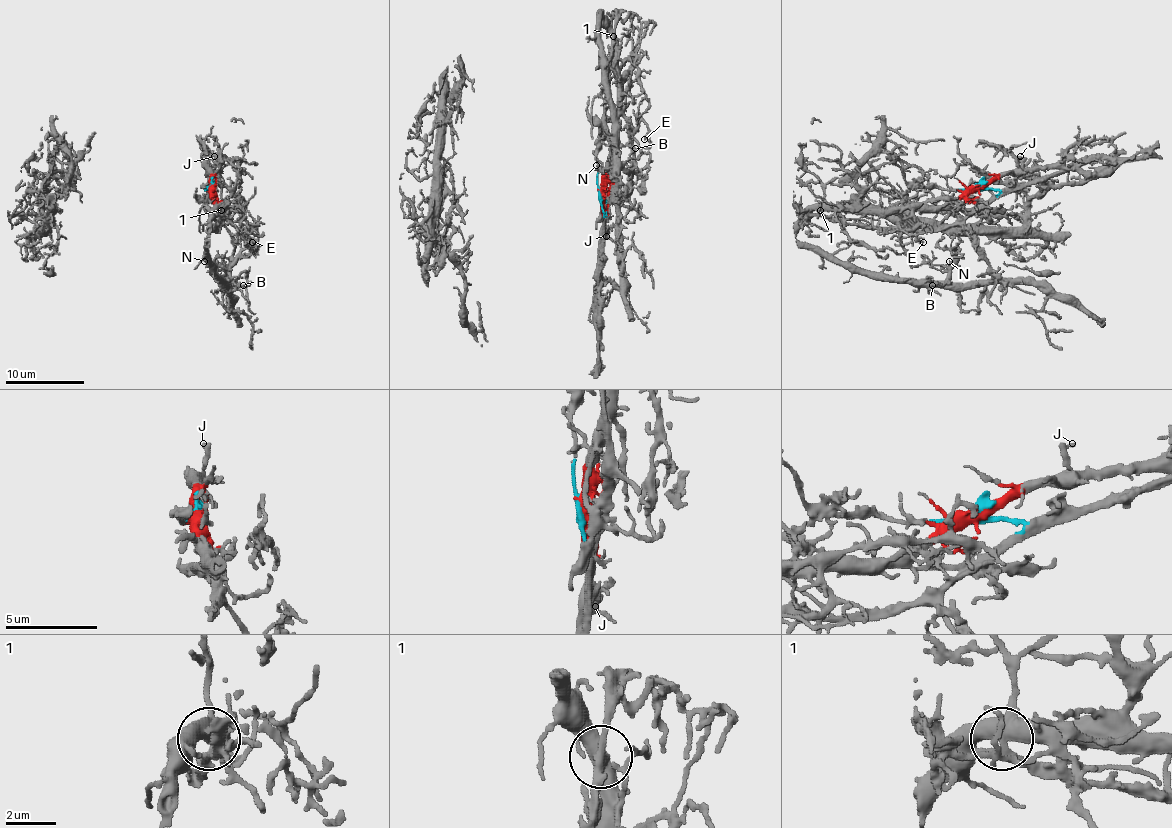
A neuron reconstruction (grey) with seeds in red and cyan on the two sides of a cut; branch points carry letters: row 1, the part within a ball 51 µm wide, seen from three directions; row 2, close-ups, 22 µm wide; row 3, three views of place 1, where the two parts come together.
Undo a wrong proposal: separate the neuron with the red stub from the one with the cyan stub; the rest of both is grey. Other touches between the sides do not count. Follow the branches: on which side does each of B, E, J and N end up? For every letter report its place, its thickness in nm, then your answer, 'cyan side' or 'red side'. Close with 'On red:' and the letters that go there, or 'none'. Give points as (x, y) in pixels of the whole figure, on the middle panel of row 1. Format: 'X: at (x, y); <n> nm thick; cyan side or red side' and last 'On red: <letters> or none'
B: at (635, 148); 220 nm thick; red side
E: at (644, 139); 260 nm thick; red side
J: at (606, 236); 320 nm thick; red side
N: at (596, 165); 260 nm thick; red side
On red: B, E, J, N

